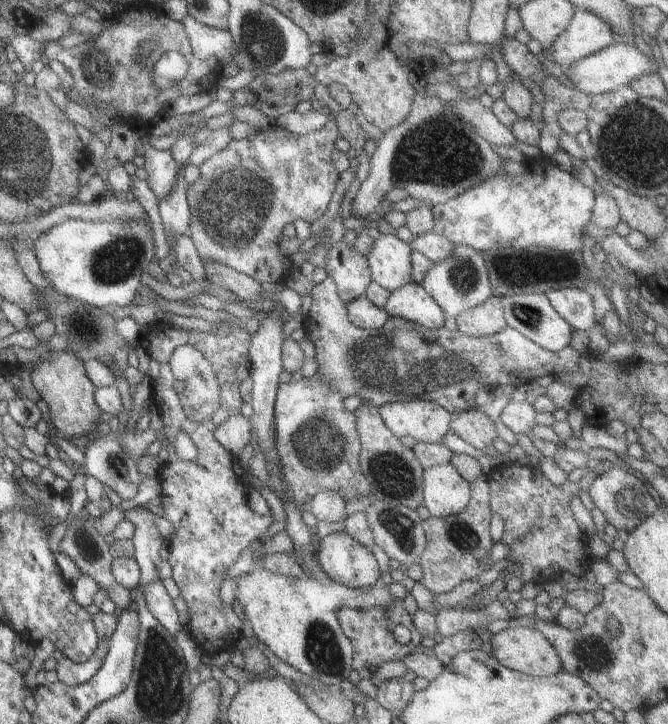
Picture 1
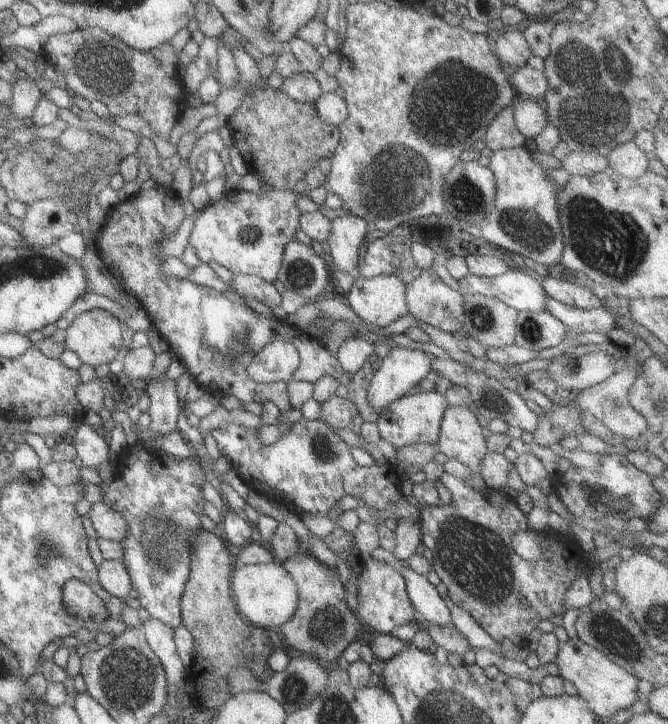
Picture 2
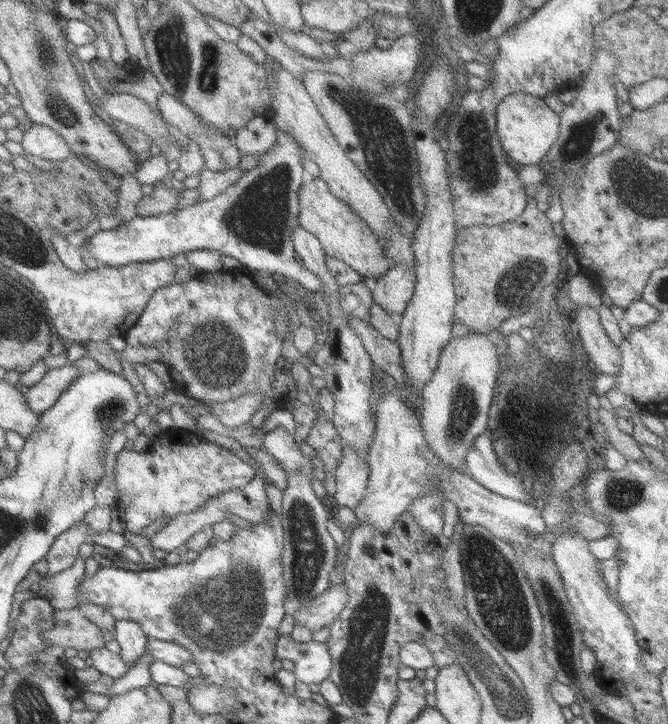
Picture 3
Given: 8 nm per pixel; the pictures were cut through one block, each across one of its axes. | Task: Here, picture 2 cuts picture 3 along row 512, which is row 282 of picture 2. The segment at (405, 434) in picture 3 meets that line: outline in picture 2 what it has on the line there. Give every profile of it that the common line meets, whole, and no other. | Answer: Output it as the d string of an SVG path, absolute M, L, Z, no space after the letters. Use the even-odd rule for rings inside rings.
M512 268L494 277L478 277L468 272L457 284L457 291L462 295L477 293L498 300L516 311L545 311L543 298L548 298L542 282L535 276ZM377 275L370 279L357 276L342 298L359 320L383 328L407 313L404 286L395 275Z

